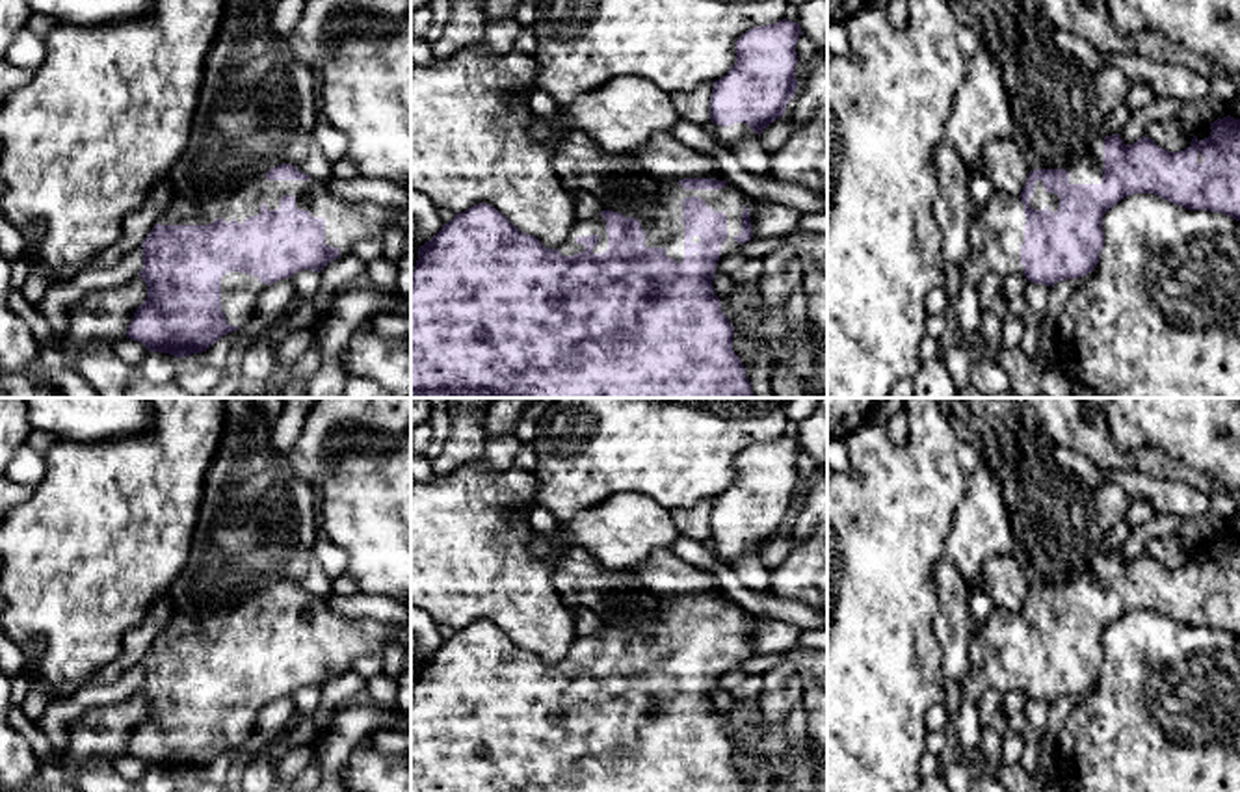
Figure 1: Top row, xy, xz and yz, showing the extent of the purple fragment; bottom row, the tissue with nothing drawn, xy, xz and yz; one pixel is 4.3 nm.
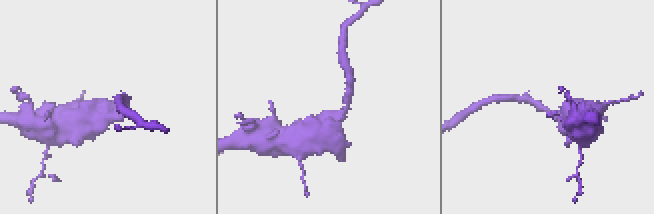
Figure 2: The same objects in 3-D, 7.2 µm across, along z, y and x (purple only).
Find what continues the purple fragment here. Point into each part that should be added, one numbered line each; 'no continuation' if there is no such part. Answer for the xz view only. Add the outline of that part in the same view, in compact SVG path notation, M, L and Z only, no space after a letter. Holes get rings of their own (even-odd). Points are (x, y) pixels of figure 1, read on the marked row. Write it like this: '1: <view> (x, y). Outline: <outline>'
1: xz (662, 224). Outline: M667 180L654 203L625 218L636 218L645 232L645 247L664 247L666 255L679 264L684 257L682 199L701 197L714 212L727 216L727 240L721 244L719 257L738 253L742 245L734 240L742 232L742 212L749 218L757 212L757 201L749 199L731 182L721 190L684 190L679 180Z

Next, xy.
1: xy (346, 222). Outline: M266 173L249 180L236 191L193 203L177 199L160 225L212 225L218 218L231 223L244 223L249 216L260 214L264 203L268 210L281 206L283 195L294 195L299 210L309 210L312 218L325 219L325 244L338 247L340 257L348 257L363 240L383 240L390 225L407 238L411 234L411 206L396 208L376 201L344 201L335 197L320 180L268 180Z

